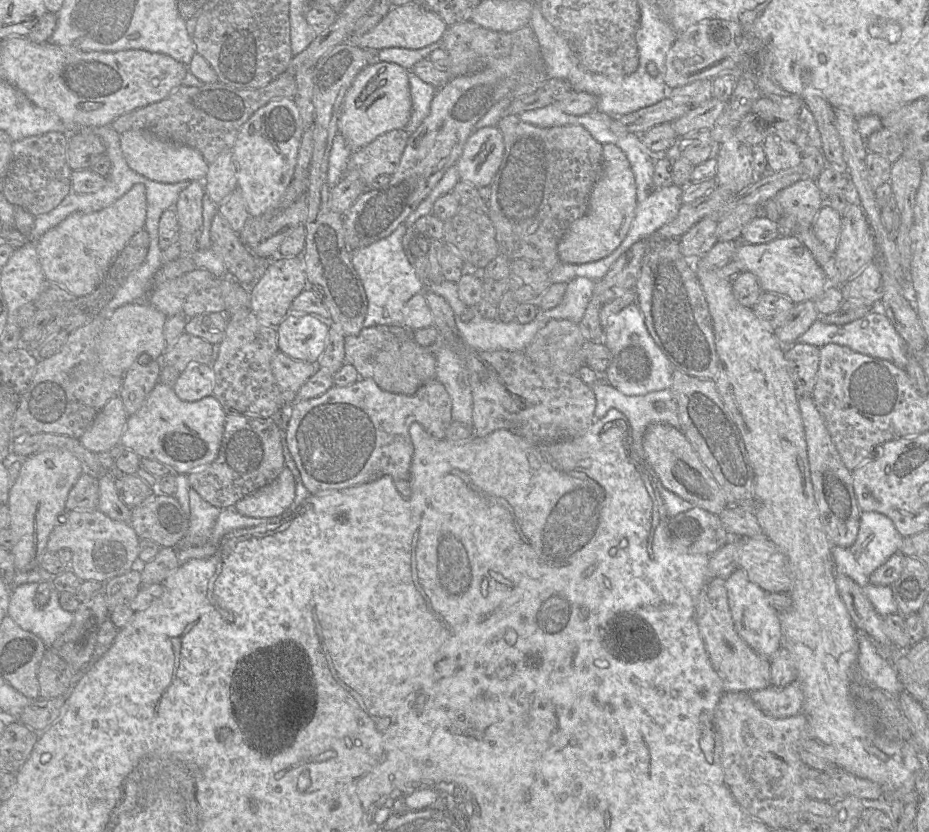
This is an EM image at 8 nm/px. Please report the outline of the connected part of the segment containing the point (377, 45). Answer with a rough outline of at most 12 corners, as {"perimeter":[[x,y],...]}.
{"perimeter":[[411,2],[346,42],[376,52],[440,41],[439,15]]}

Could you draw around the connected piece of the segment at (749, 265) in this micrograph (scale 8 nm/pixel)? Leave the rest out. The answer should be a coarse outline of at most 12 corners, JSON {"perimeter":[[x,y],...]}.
{"perimeter":[[797,236],[742,241],[732,261],[794,304],[829,284]]}

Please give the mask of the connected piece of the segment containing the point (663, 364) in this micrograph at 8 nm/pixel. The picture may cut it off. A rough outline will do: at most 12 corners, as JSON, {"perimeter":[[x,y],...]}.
{"perimeter":[[636,302],[608,318],[596,383],[627,396],[671,387],[674,368]]}

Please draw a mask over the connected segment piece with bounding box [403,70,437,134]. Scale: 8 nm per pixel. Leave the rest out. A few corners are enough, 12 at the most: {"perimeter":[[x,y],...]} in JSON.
{"perimeter":[[407,71],[412,101],[404,131],[412,134],[430,112],[437,88]]}

